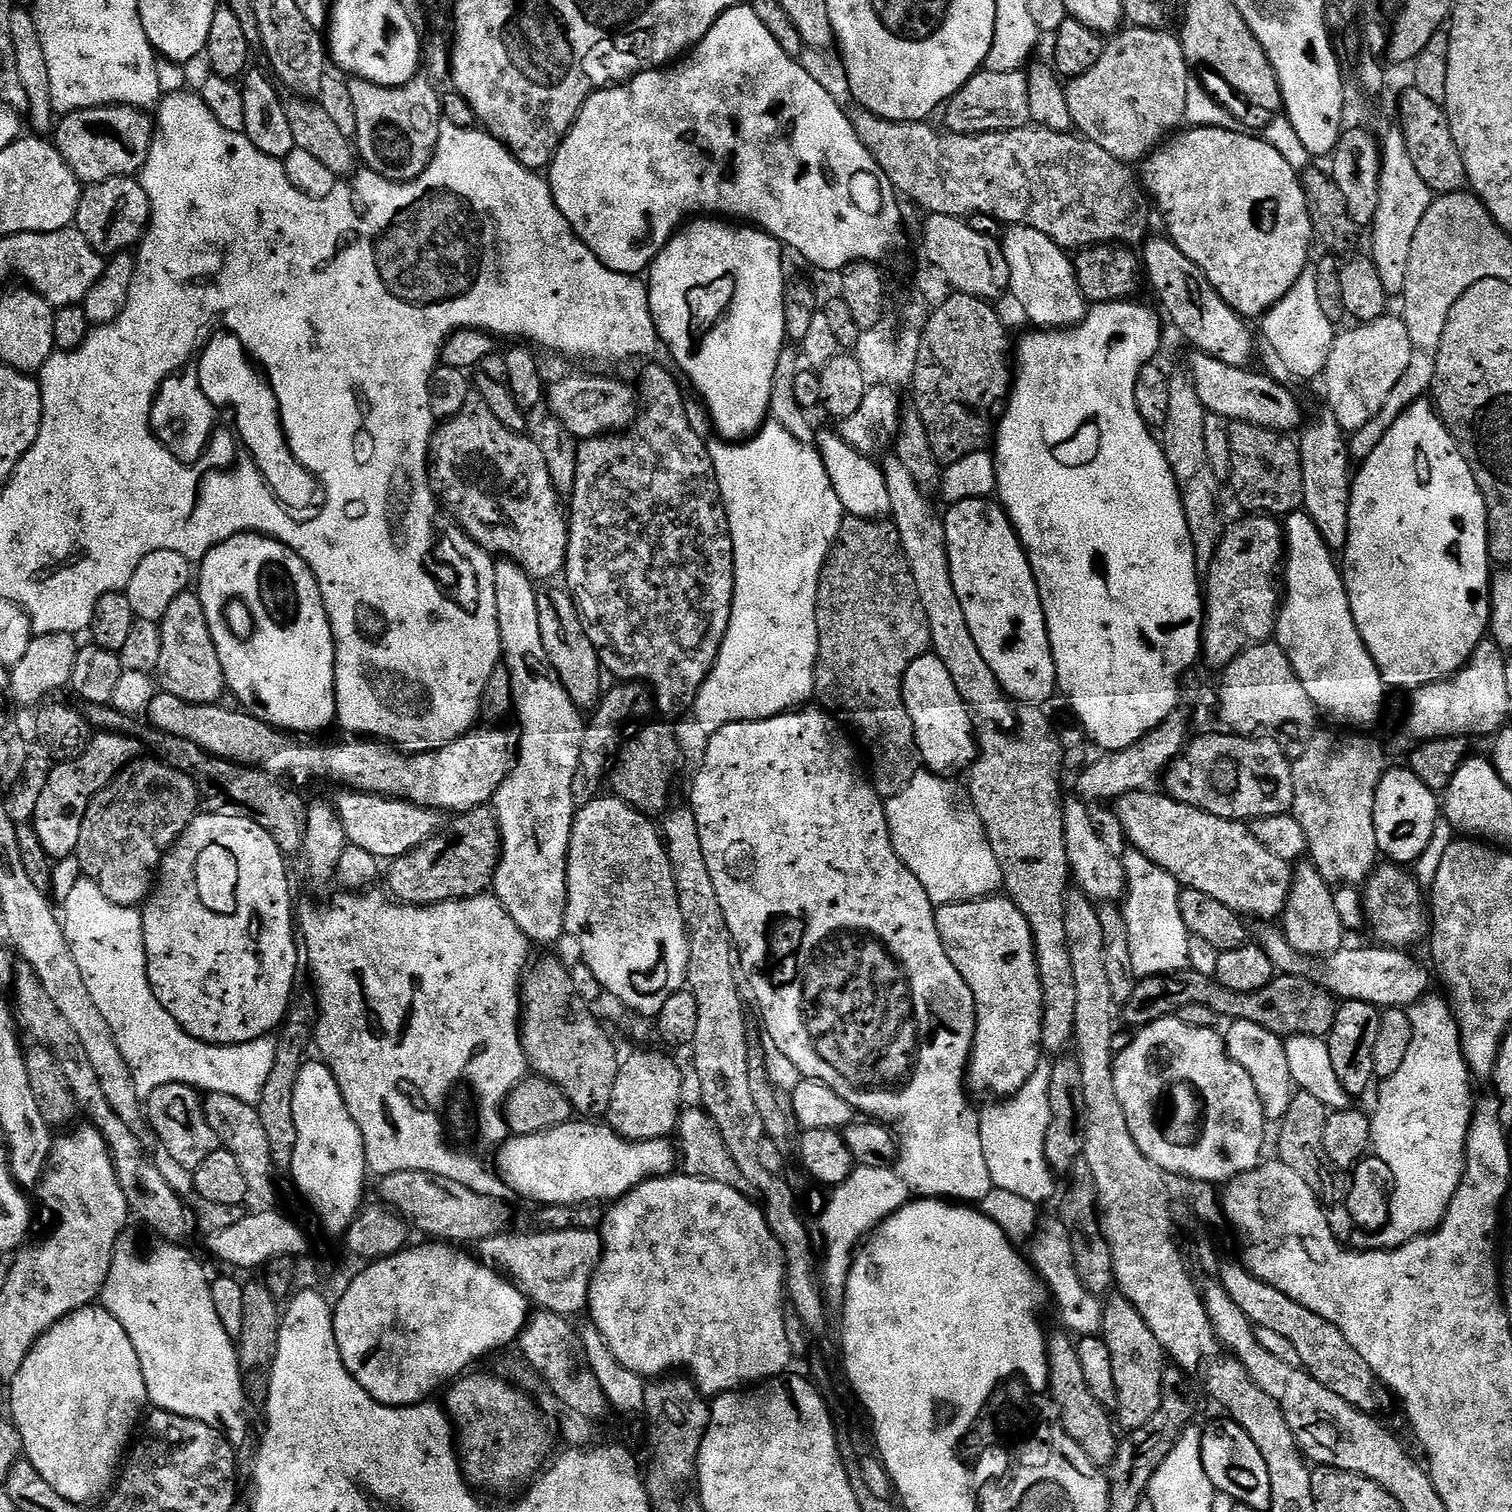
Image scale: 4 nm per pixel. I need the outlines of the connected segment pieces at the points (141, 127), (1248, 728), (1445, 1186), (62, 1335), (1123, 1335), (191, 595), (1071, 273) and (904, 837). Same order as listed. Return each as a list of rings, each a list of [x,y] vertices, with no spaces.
[[[127,106],[83,108],[67,113],[61,120],[64,121],[54,128],[54,143],[81,185],[97,184],[115,176],[135,177],[143,168],[154,131],[153,117],[147,111]]]
[[[1265,642],[1247,648],[1223,669],[1222,676],[1218,716],[1232,727],[1229,729],[1237,736],[1278,738],[1280,747],[1290,758],[1301,756],[1318,731],[1318,709],[1310,694],[1306,694],[1306,686],[1302,686],[1283,647]]]
[[[1415,1005],[1410,1051],[1398,1074],[1379,1085],[1376,1113],[1373,1111],[1370,1116],[1372,1148],[1392,1171],[1390,1214],[1386,1226],[1374,1236],[1375,1247],[1380,1250],[1400,1248],[1414,1238],[1434,1232],[1444,1221],[1464,1177],[1468,1127],[1474,1111],[1473,1081],[1460,1049],[1455,1020],[1448,1014],[1441,1020],[1428,1020],[1426,1005]]]
[[[89,1306],[62,1318],[53,1328],[46,1330],[46,1334],[42,1334],[42,1338],[38,1338],[38,1342],[30,1350],[30,1354],[26,1354],[26,1362],[22,1362],[18,1374],[10,1382],[10,1388],[12,1388],[10,1419],[16,1425],[20,1435],[20,1441],[24,1447],[23,1455],[34,1466],[34,1470],[38,1470],[38,1474],[42,1474],[42,1478],[46,1478],[46,1482],[50,1482],[50,1486],[54,1486],[54,1490],[58,1490],[58,1494],[62,1498],[75,1504],[87,1506],[91,1500],[98,1499],[100,1495],[103,1497],[113,1487],[114,1477],[129,1451],[130,1441],[133,1439],[132,1431],[135,1430],[140,1415],[142,1415],[141,1420],[145,1415],[144,1407],[147,1409],[150,1404],[146,1390],[146,1378],[142,1378],[142,1362],[138,1362],[138,1350],[134,1350],[134,1342],[130,1342],[130,1334],[126,1334],[126,1330],[122,1330],[122,1322],[118,1322],[118,1318],[111,1316],[103,1306]]]
[[[1119,1294],[1109,1295],[1103,1305],[1102,1338],[1110,1350],[1110,1362],[1114,1362],[1114,1386],[1118,1386],[1118,1406],[1114,1416],[1121,1429],[1133,1432],[1146,1426],[1146,1422],[1158,1414],[1164,1401],[1164,1348],[1158,1338],[1154,1338],[1154,1330],[1146,1326],[1146,1318],[1142,1318],[1136,1307]]]
[[[192,590],[178,594],[158,623],[162,634],[162,658],[156,667],[159,687],[191,704],[217,703],[226,692],[224,671],[199,595]]]
[[[1017,224],[1005,232],[1002,247],[1010,266],[1010,296],[1024,307],[1025,314],[1036,323],[1033,325],[1040,330],[1063,330],[1080,323],[1088,315],[1090,304],[1076,280],[1073,257],[1033,228]]]
[[[921,770],[908,783],[902,794],[887,797],[884,805],[890,838],[900,861],[922,882],[922,890],[932,900],[933,905],[965,904],[967,900],[982,900],[999,893],[1004,888],[1002,865],[990,846],[984,828],[980,825],[975,811],[967,803],[956,801],[956,792],[947,784],[947,779],[937,773]]]

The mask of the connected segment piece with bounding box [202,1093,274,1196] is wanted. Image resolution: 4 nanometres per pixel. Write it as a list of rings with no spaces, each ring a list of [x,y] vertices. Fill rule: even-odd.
[[[209,1093],[203,1099],[204,1113],[219,1143],[238,1158],[245,1175],[249,1195],[264,1194],[272,1188],[274,1169],[270,1158],[269,1142],[263,1129],[261,1116],[255,1105],[242,1102],[222,1093]]]

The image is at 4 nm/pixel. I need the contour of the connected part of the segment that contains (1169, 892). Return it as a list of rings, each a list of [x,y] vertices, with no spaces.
[[[1127,849],[1123,857],[1125,889],[1124,903],[1122,911],[1129,930],[1130,958],[1131,965],[1134,967],[1134,974],[1138,980],[1162,976],[1181,972],[1189,969],[1190,952],[1192,950],[1192,935],[1182,919],[1180,906],[1181,885],[1168,872],[1158,867],[1157,864],[1146,858],[1136,849]]]

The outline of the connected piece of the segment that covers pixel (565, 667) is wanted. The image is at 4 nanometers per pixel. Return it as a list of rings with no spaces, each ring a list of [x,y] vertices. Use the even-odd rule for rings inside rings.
[[[544,586],[536,593],[538,602],[538,630],[542,630],[542,646],[552,663],[552,669],[558,674],[566,694],[581,710],[595,709],[602,697],[600,676],[602,665],[600,654],[590,642],[584,629],[584,622],[580,619],[580,610],[572,598],[571,592],[560,588]],[[544,588],[544,589],[543,589]]]

